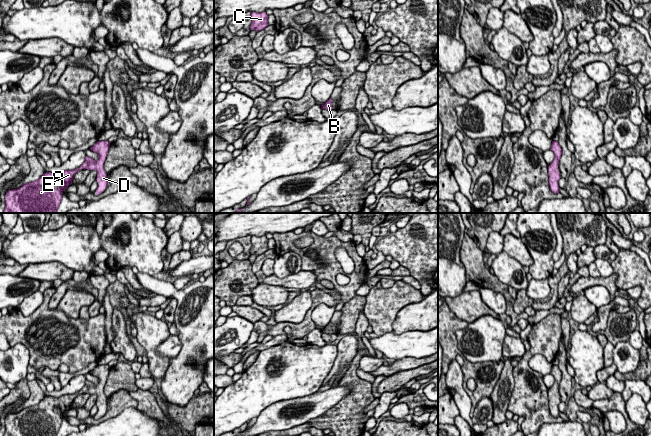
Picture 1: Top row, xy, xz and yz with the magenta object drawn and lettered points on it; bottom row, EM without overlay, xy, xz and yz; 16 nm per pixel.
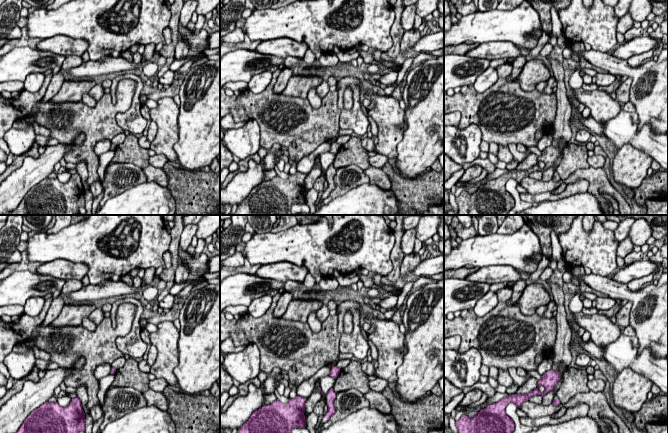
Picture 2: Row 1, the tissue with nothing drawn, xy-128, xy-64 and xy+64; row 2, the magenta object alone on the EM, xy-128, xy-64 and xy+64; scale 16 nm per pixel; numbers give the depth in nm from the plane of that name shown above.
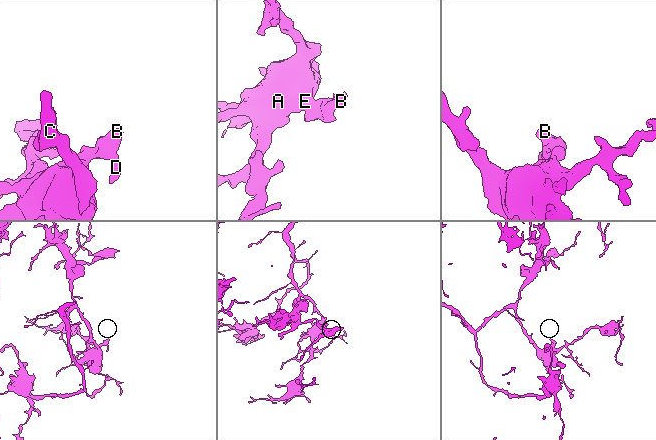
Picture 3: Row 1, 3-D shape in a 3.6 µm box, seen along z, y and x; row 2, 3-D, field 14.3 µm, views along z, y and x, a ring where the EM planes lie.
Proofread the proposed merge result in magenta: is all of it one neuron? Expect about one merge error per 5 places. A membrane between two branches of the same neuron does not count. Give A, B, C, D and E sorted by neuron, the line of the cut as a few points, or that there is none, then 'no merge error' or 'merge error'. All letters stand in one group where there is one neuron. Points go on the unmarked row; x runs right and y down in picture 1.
A B C D E; no cut; no merge error

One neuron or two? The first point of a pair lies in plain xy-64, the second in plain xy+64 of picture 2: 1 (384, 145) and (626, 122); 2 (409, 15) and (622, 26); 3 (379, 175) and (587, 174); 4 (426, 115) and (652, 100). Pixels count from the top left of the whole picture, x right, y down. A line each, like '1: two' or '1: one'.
1: two
2: one
3: one
4: one

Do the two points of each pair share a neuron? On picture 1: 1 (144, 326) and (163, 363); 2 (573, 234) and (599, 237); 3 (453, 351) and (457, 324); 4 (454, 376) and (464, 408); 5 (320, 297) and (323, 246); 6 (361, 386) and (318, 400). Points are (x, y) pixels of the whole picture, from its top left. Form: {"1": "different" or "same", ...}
{"1": "same", "2": "same", "3": "same", "4": "same", "5": "same", "6": "different"}

